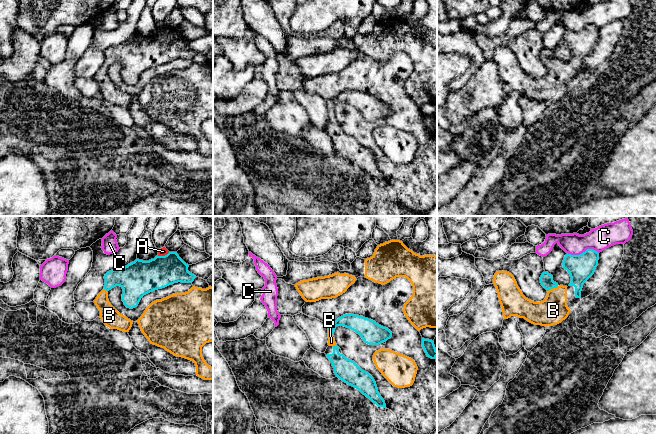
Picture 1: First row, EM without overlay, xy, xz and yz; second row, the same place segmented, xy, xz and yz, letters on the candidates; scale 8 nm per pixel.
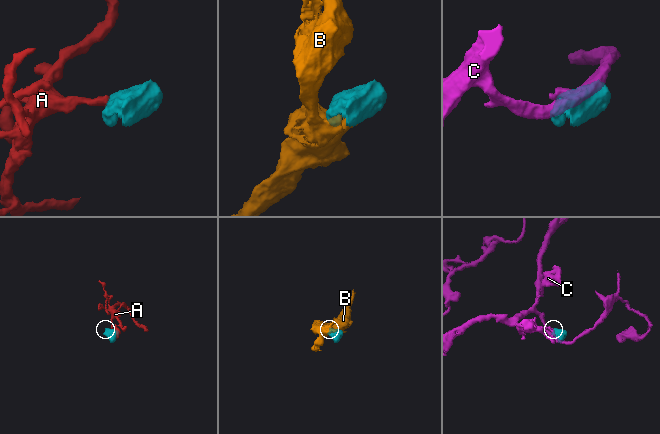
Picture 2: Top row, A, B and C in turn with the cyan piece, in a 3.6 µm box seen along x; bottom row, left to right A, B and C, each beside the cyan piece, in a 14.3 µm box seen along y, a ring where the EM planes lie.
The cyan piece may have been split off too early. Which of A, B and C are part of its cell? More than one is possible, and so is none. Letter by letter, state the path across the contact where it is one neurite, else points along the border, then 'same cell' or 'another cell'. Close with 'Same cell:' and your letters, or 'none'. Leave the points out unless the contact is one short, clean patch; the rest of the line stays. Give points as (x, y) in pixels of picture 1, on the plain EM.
A: border along xy (169, 28), (164, 31), (157, 31); another cell
B: runs through yz (546, 55), (552, 64), (553, 86); same cell
C: another cell
Same cell: B

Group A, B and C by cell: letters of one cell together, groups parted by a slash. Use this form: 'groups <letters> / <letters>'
groups A / B / C

